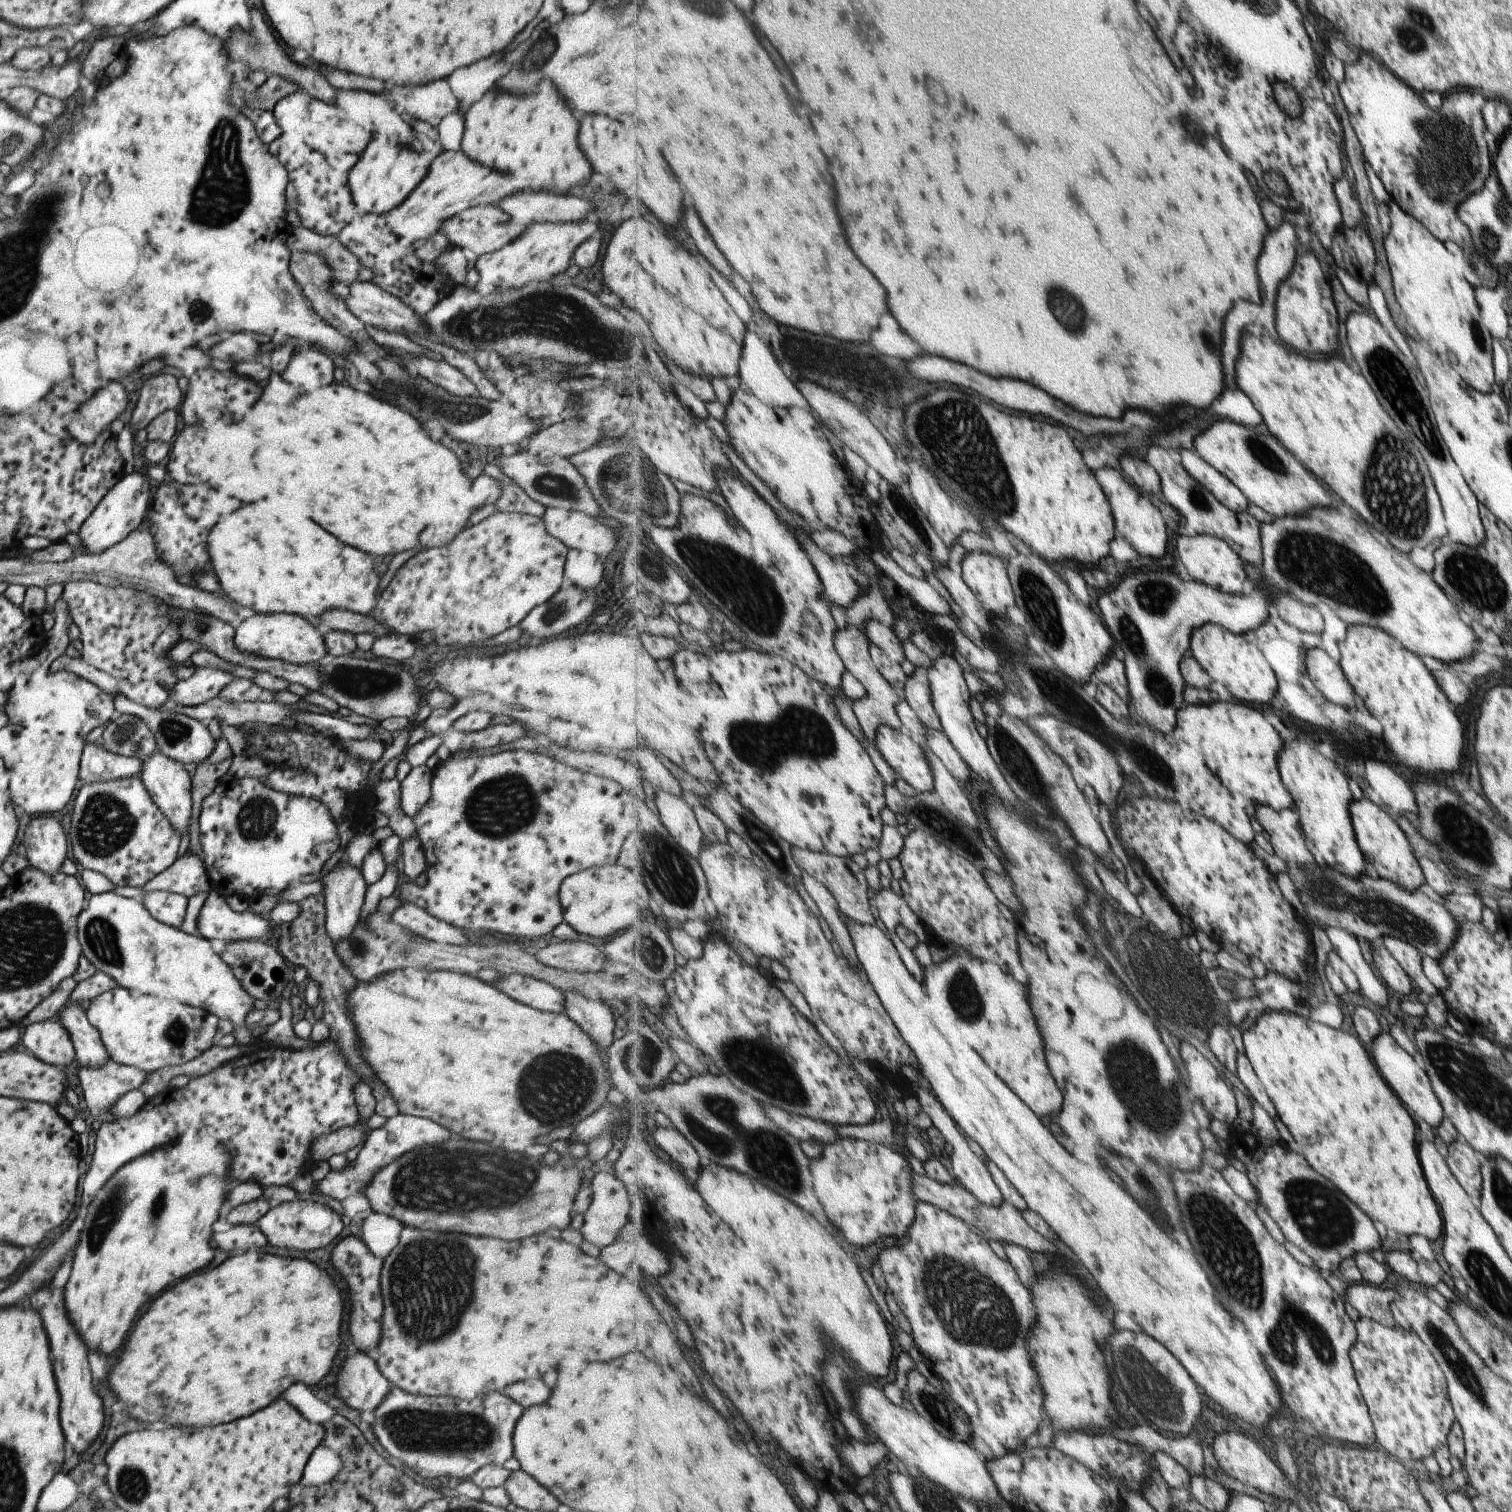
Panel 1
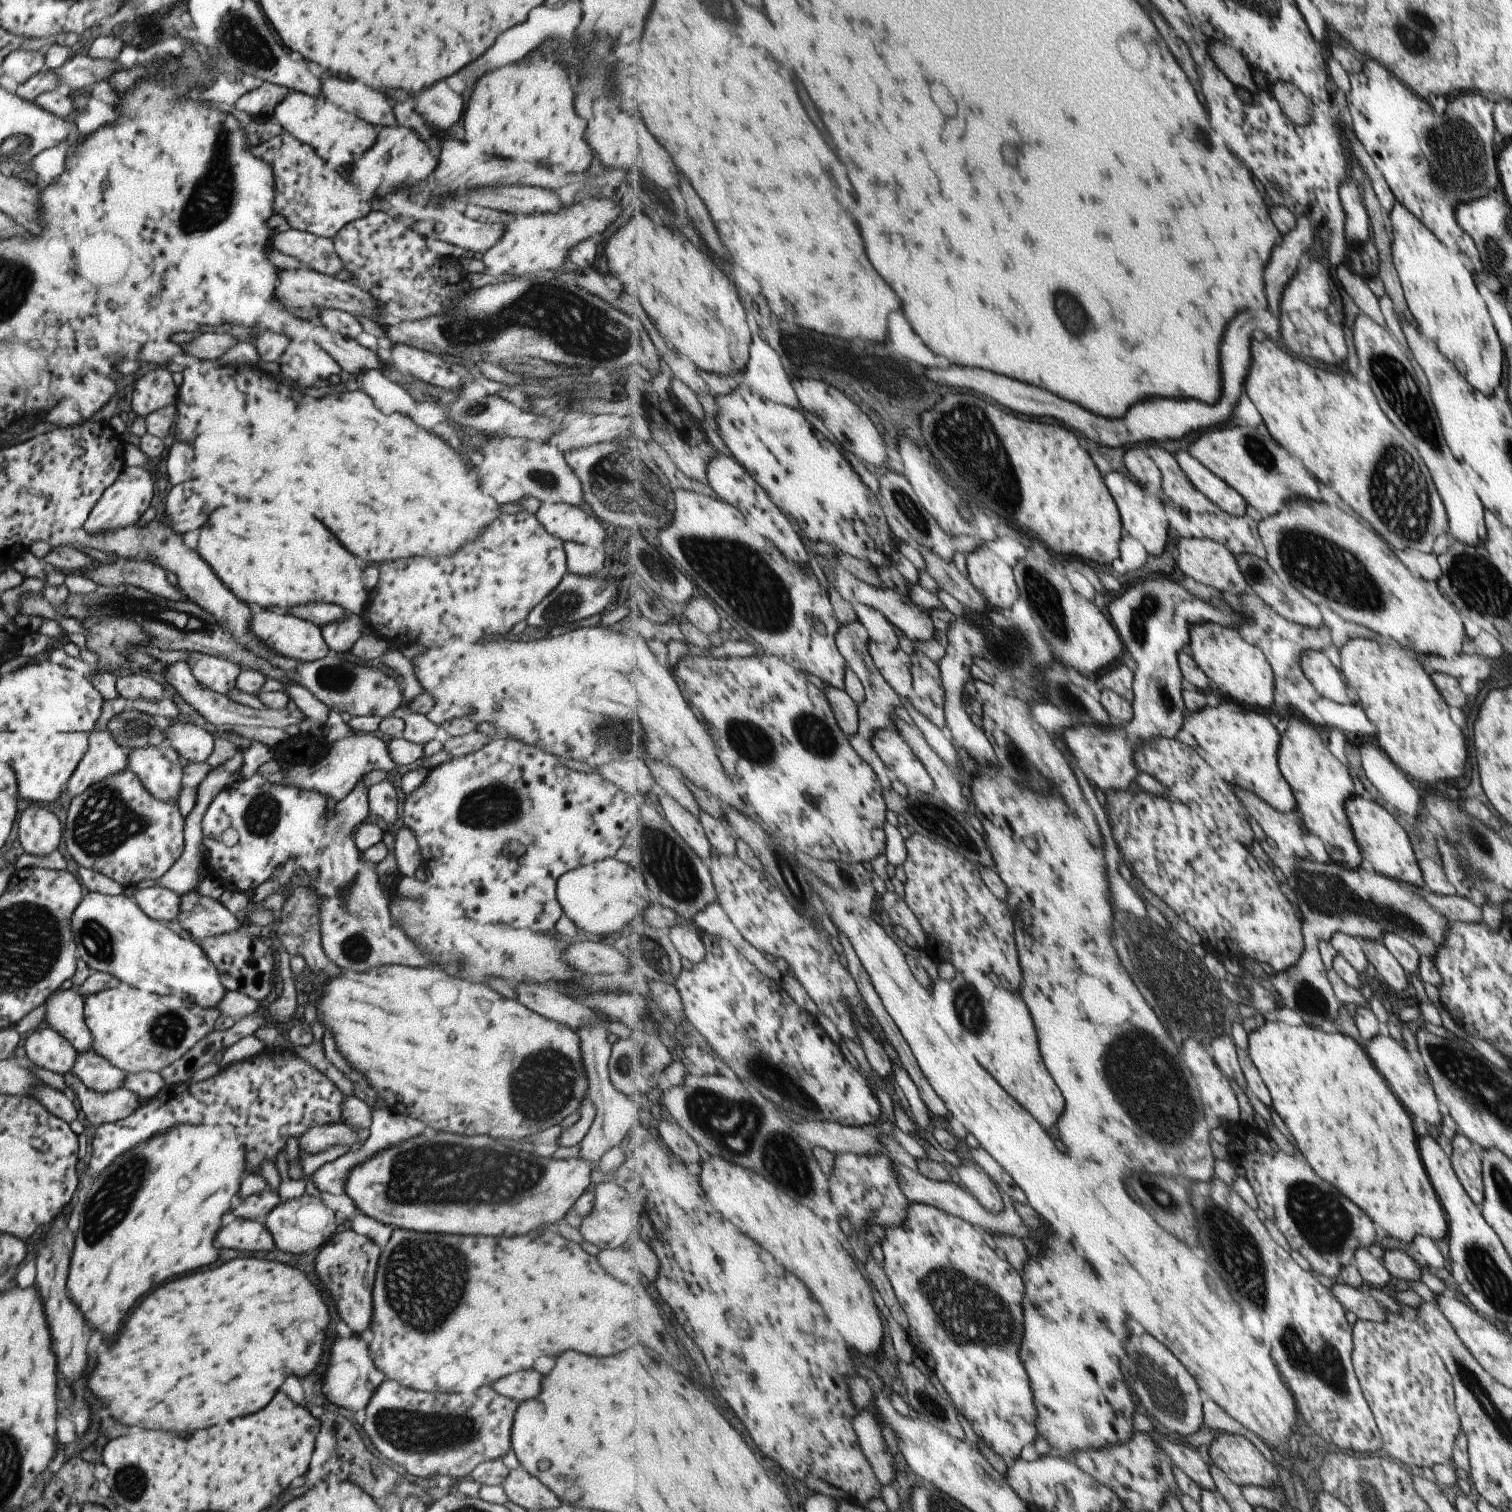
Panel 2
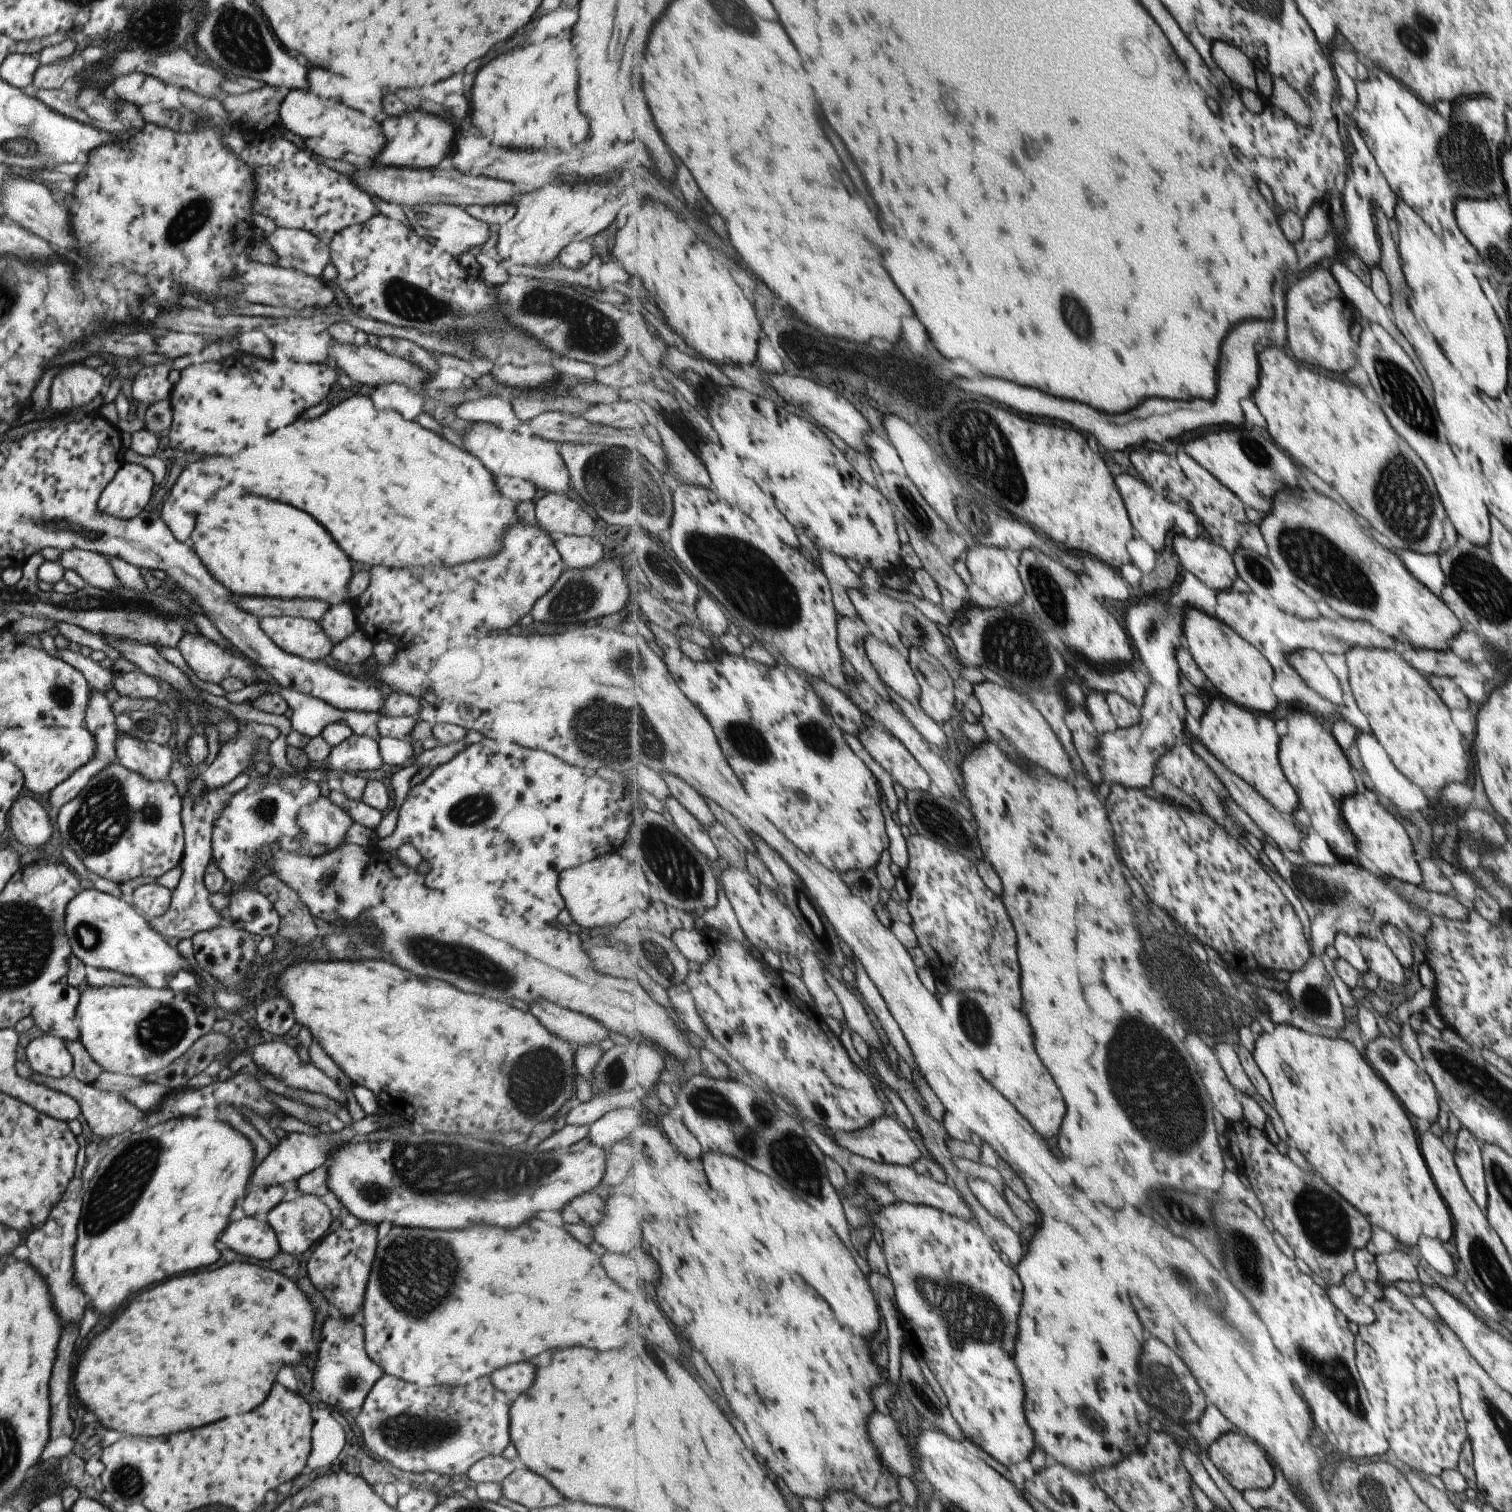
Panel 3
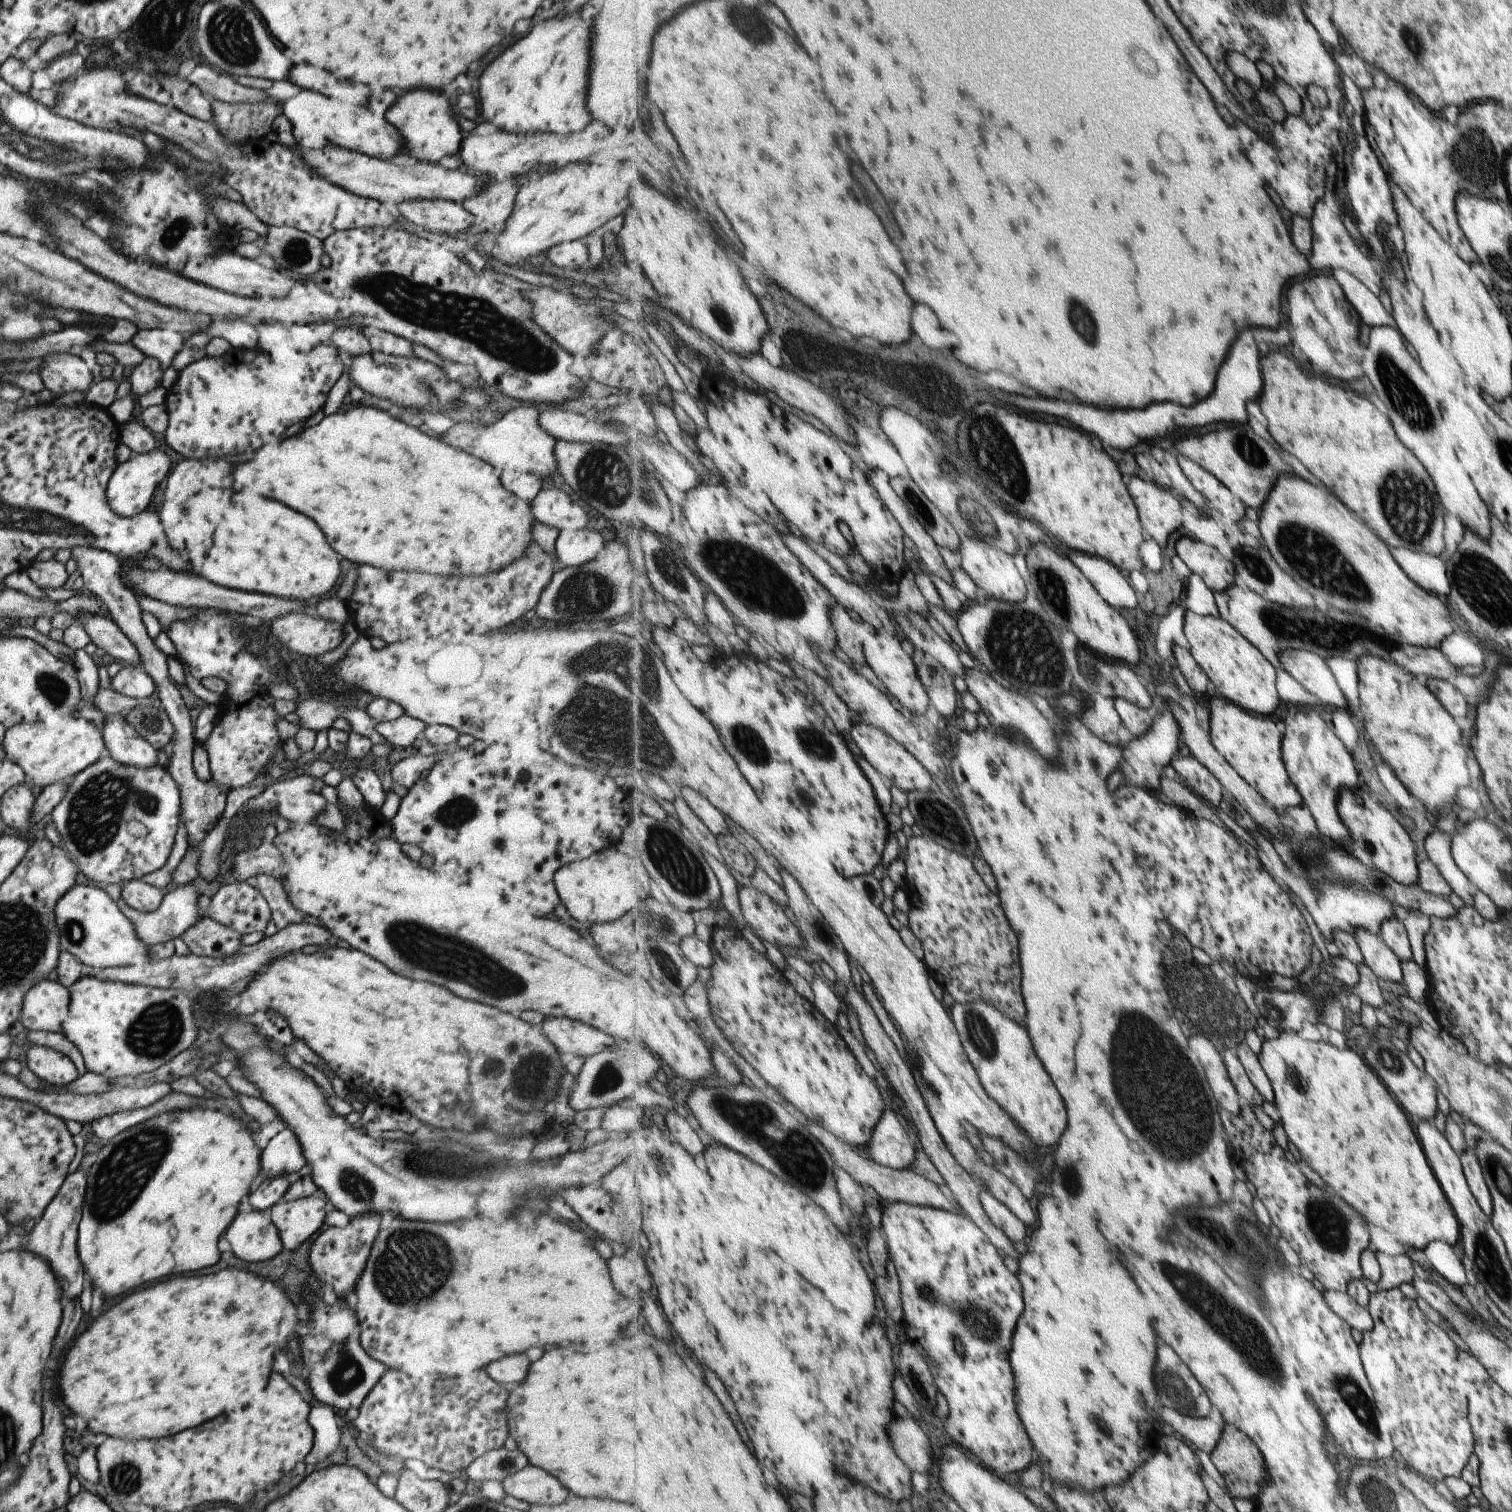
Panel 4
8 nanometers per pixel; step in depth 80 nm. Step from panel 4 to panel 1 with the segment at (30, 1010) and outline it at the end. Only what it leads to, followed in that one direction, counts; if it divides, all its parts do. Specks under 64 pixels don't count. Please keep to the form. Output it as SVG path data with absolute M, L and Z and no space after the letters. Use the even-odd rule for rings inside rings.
M71 1001L58 1010L58 1023L64 1027L74 1048L74 1058L80 1065L98 1067L109 1058L99 1033L86 1019L84 1007Z

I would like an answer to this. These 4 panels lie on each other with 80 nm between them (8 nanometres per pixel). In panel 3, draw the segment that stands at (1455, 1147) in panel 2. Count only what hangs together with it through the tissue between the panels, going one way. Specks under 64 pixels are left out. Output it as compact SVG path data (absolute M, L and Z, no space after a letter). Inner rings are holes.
M1460 1128L1456 1134L1455 1152L1452 1153L1455 1166L1467 1192L1481 1212L1485 1212L1487 1193L1480 1145L1481 1143L1467 1129Z

